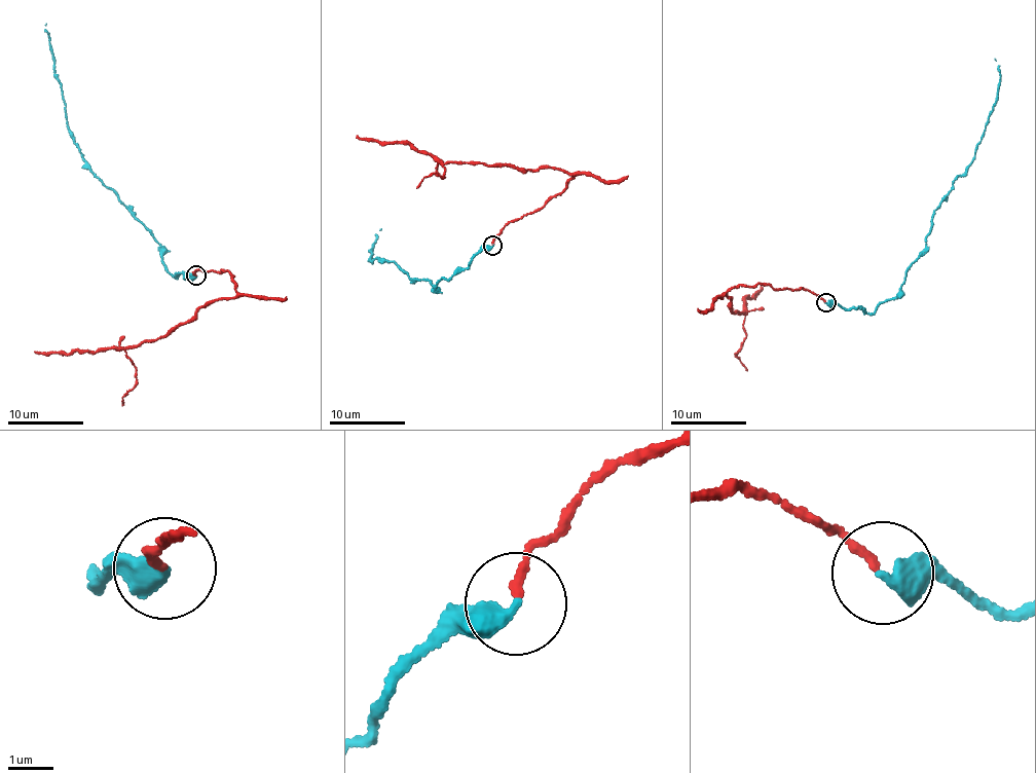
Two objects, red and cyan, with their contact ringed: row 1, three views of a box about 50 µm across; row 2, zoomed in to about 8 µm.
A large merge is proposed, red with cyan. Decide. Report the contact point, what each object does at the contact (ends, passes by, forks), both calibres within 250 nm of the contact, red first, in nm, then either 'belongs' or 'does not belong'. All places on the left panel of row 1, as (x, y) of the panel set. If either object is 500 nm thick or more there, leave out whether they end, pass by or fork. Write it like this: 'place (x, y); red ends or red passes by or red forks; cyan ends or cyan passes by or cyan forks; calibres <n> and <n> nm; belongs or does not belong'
place (195, 275); red ends; cyan passes by; calibres 180 and 300 nm; belongs

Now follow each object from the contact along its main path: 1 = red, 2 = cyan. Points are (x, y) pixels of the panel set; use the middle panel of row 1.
1: (492, 245), (572, 175), (437, 160), (406, 144), (357, 135)
2: (492, 245), (433, 287), (428, 281), (409, 279), (384, 258), (379, 257), (369, 261), (381, 228)

